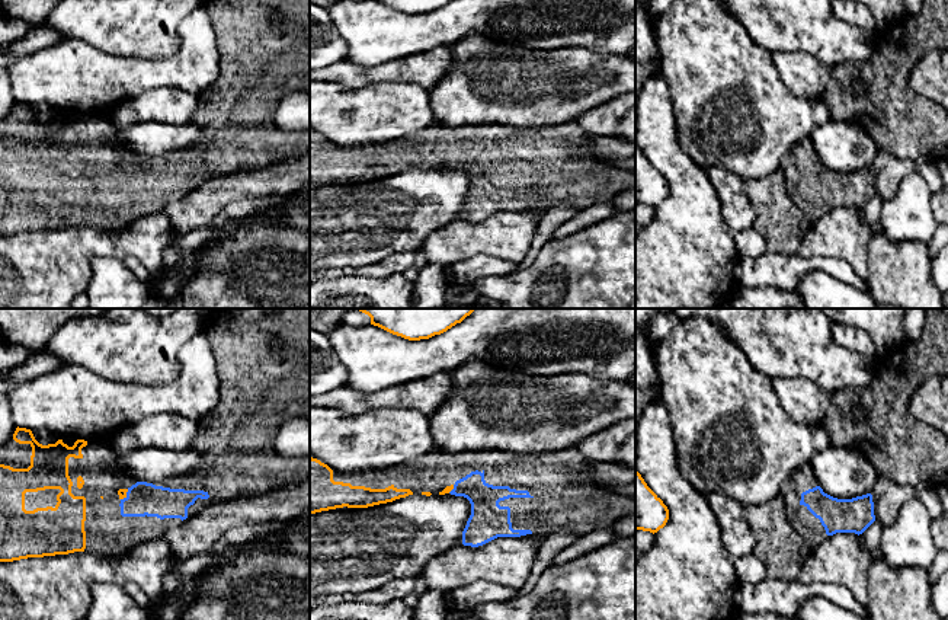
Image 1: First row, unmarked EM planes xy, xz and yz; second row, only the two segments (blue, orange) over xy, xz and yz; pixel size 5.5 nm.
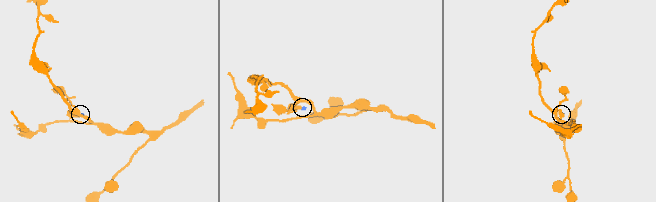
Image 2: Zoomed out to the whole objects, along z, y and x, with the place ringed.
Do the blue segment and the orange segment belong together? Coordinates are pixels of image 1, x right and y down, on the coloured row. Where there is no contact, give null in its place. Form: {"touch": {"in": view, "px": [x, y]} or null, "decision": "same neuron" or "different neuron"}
{"touch": {"in": "xy", "px": [127, 495]}, "decision": "same neuron"}

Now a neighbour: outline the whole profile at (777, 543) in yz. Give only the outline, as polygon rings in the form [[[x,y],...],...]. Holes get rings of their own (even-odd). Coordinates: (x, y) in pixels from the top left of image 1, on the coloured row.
[[[781,495],[759,505],[747,505],[743,518],[755,536],[756,555],[766,565],[766,576],[795,581],[810,547],[791,525]]]

